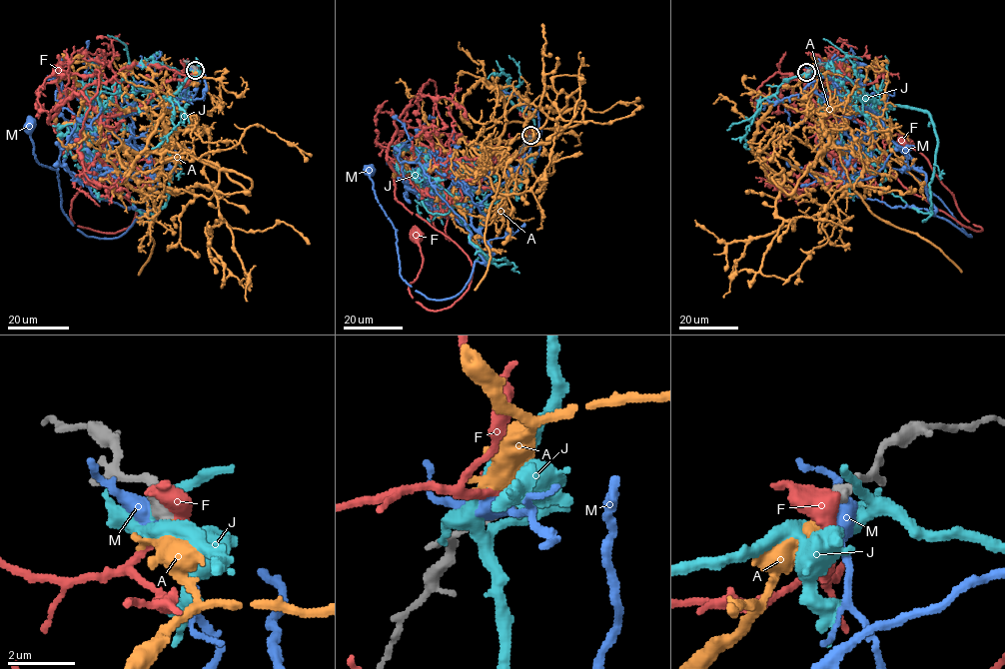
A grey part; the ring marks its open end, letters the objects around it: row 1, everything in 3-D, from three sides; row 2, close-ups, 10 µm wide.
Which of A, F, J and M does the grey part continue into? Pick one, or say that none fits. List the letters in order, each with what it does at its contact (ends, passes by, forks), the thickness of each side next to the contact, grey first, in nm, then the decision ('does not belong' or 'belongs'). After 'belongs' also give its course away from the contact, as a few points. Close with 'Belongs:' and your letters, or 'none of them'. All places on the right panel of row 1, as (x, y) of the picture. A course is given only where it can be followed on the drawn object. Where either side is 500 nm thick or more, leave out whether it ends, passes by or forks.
A: 500/360 nm | belongs
F: 600/600 nm | does not belong
J: 600/280 nm | does not belong
M: 600/500 nm | does not belong
Belongs: A

